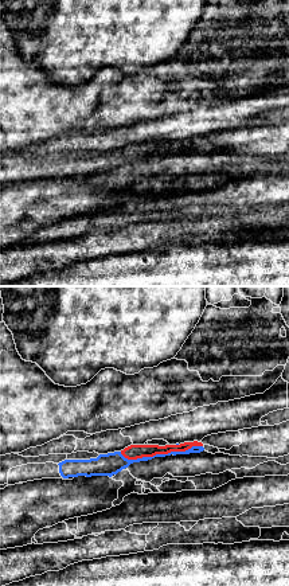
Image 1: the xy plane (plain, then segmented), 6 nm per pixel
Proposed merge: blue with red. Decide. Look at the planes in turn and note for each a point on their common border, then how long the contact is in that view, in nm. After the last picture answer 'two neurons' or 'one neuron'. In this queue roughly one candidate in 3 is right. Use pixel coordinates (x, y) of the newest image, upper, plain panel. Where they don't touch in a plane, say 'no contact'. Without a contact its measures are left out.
meets blue at (160, 153); contact 500 nm long

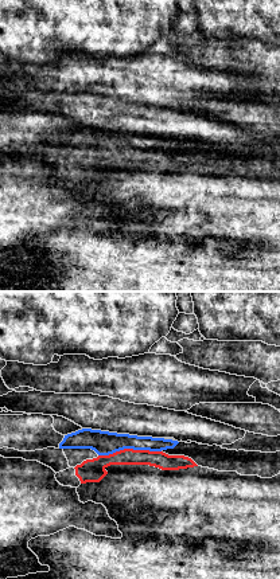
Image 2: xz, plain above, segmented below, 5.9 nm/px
meets blue at (129, 147); contact 380 nm long

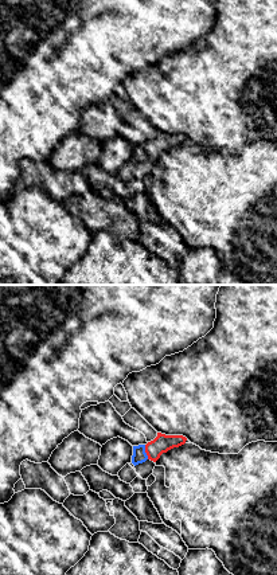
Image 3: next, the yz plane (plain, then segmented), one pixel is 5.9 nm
meets blue at (144, 151); contact 90 nm long

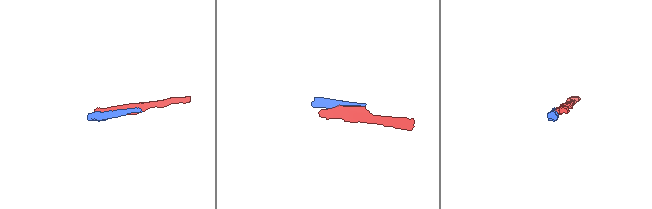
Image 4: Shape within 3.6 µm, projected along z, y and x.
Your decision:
one neuron

